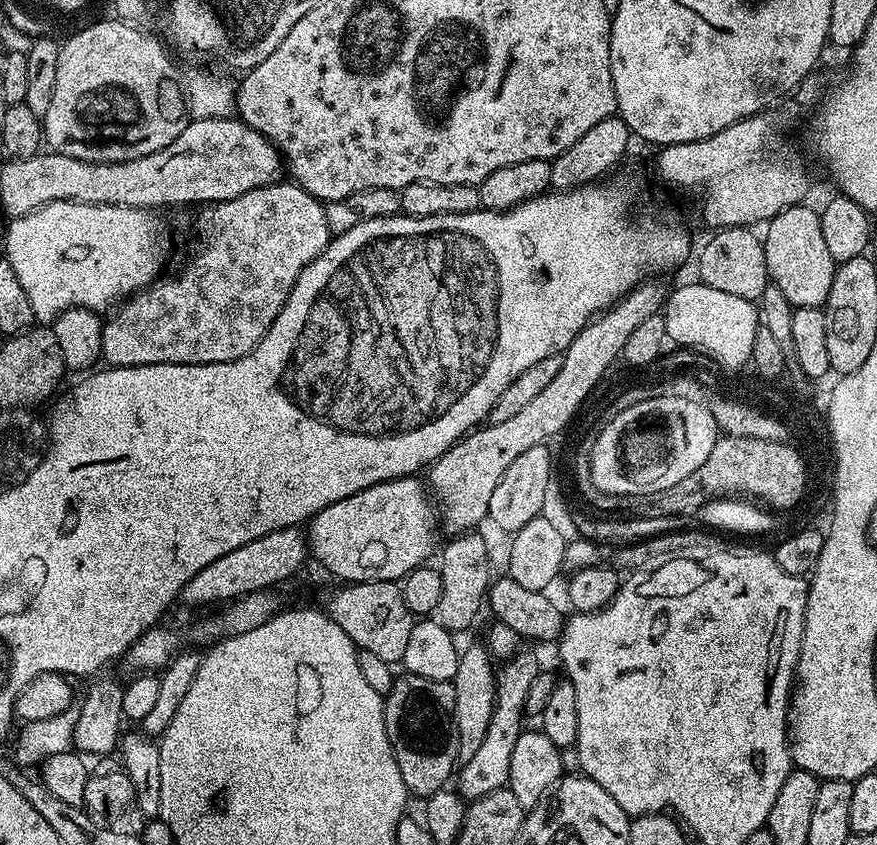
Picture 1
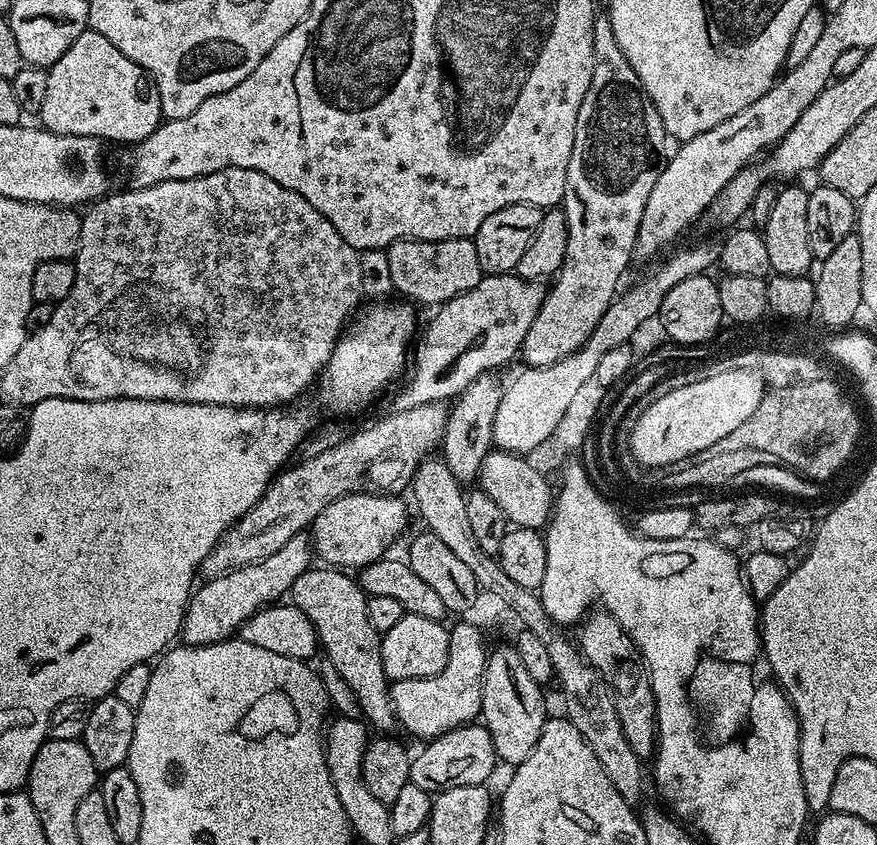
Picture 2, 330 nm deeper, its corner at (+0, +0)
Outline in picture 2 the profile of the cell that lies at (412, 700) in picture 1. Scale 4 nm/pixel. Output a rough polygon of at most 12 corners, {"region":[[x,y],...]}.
{"region":[[451,625],[448,661],[393,680],[399,727],[429,742],[480,716],[489,645]]}

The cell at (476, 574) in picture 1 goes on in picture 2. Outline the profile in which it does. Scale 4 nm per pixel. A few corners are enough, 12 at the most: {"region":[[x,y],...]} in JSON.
{"region":[[487,372],[451,401],[442,459],[463,486],[494,448],[504,384]]}

